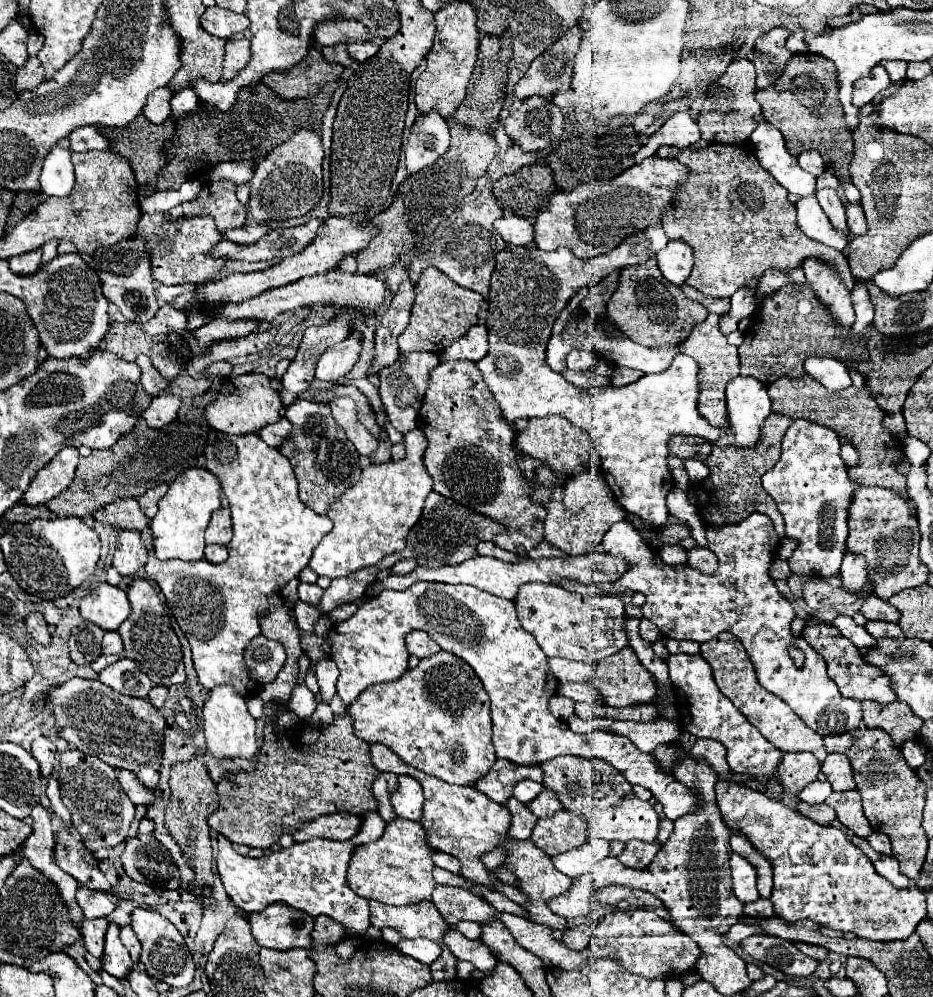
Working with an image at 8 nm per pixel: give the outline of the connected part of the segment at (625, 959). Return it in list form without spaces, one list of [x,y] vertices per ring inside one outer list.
[[[650,909],[640,911],[616,911],[606,915],[592,931],[590,945],[580,951],[582,955],[594,957],[612,957],[620,963],[624,971],[642,975],[646,979],[658,977],[682,977],[686,971],[696,971],[696,963],[702,957],[702,949],[696,943],[670,925],[670,921],[658,917]]]

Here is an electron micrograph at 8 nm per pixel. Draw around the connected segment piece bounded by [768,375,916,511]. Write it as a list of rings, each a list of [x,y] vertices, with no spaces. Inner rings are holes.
[[[804,375],[800,379],[792,377],[780,377],[772,385],[768,385],[768,395],[772,401],[772,411],[782,413],[790,419],[808,419],[812,423],[824,425],[832,429],[840,439],[846,439],[848,443],[854,443],[854,449],[858,451],[858,467],[848,467],[850,481],[858,481],[860,485],[878,485],[886,487],[890,491],[898,491],[906,503],[916,511],[914,501],[908,497],[906,491],[906,477],[900,473],[898,463],[886,463],[886,455],[902,455],[902,441],[894,437],[884,425],[886,413],[876,407],[876,399],[870,395],[870,385],[864,383],[862,389],[850,385],[846,391],[832,393],[826,391],[818,381]]]

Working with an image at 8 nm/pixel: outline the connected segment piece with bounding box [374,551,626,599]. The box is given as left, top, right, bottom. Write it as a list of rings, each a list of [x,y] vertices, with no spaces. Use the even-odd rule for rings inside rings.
[[[590,551],[586,555],[578,555],[578,557],[570,557],[570,559],[528,559],[524,557],[518,563],[504,563],[492,557],[474,557],[468,559],[456,567],[440,567],[440,569],[428,569],[428,567],[416,567],[412,573],[408,575],[390,575],[388,579],[376,583],[374,587],[374,595],[378,595],[384,589],[408,589],[412,583],[416,581],[438,581],[438,583],[466,583],[466,585],[474,585],[490,595],[496,597],[504,597],[504,599],[514,599],[516,591],[520,585],[530,583],[530,581],[538,581],[538,583],[558,583],[560,579],[578,579],[584,583],[612,583],[616,581],[622,573],[626,571],[626,561],[610,557],[608,553],[600,553],[600,551]]]

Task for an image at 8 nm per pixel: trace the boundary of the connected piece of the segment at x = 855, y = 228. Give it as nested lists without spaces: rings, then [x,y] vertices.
[[[848,205],[846,217],[848,217],[848,227],[850,227],[852,235],[864,235],[866,233],[866,219],[864,219],[864,211],[860,205]]]

